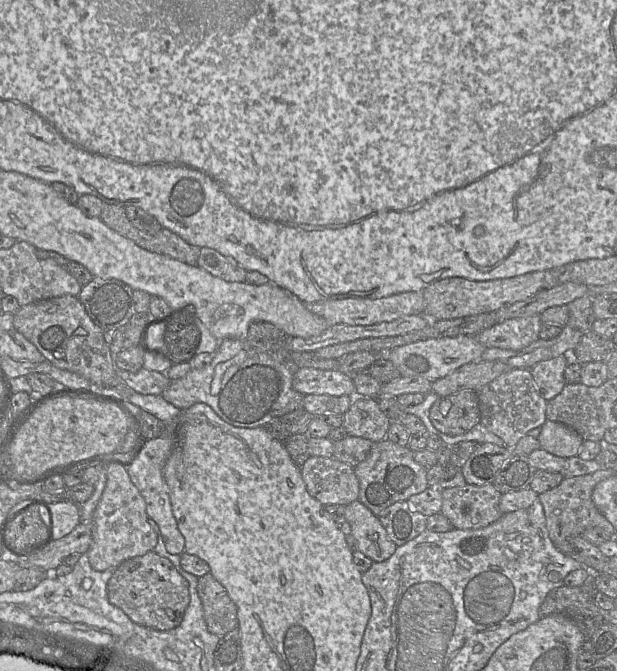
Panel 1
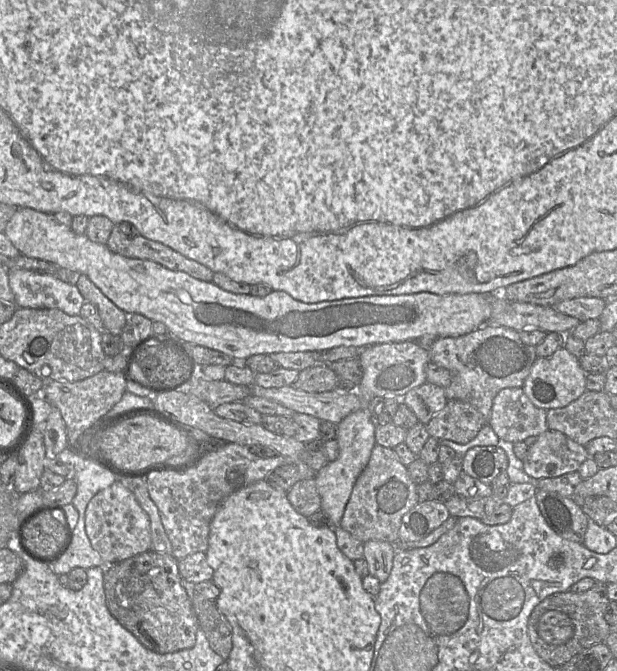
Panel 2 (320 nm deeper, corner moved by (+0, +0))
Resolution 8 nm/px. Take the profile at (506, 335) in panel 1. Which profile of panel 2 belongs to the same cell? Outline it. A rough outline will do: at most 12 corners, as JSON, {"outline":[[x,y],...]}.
{"outline":[[491,324],[437,338],[452,373],[447,399],[486,424],[495,396],[523,387],[538,357],[518,331]]}

